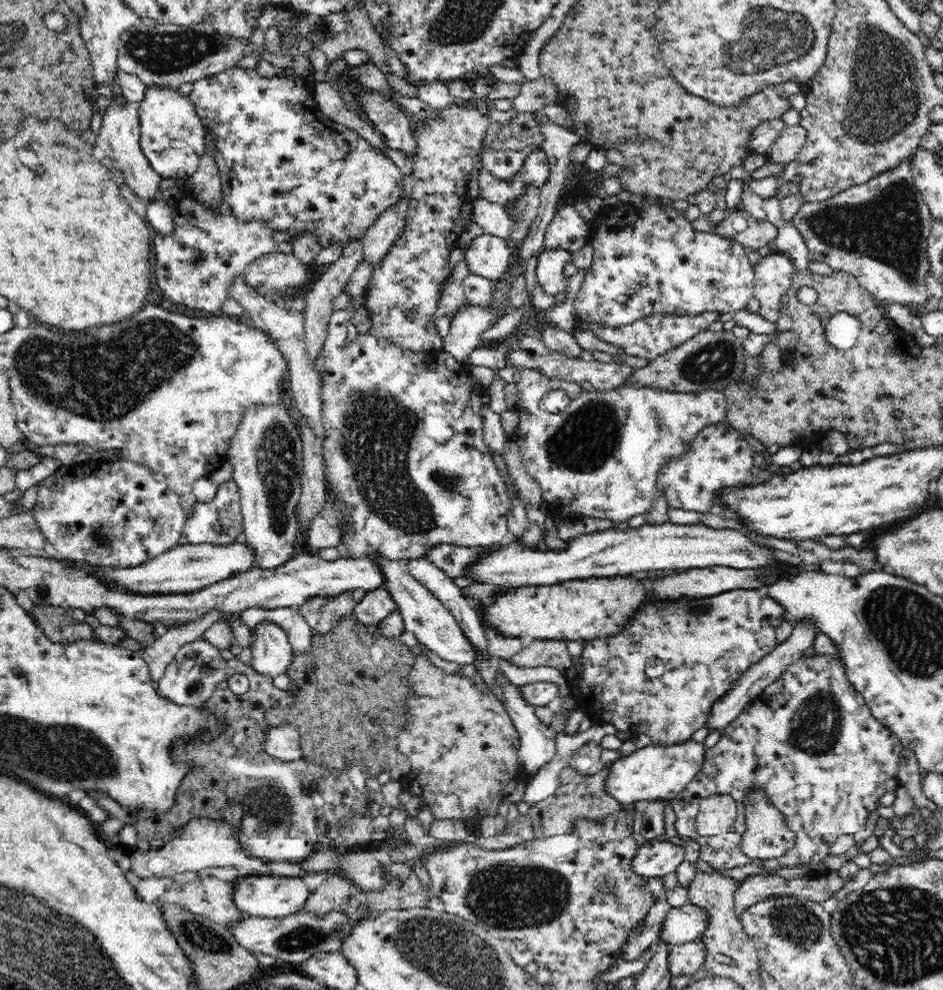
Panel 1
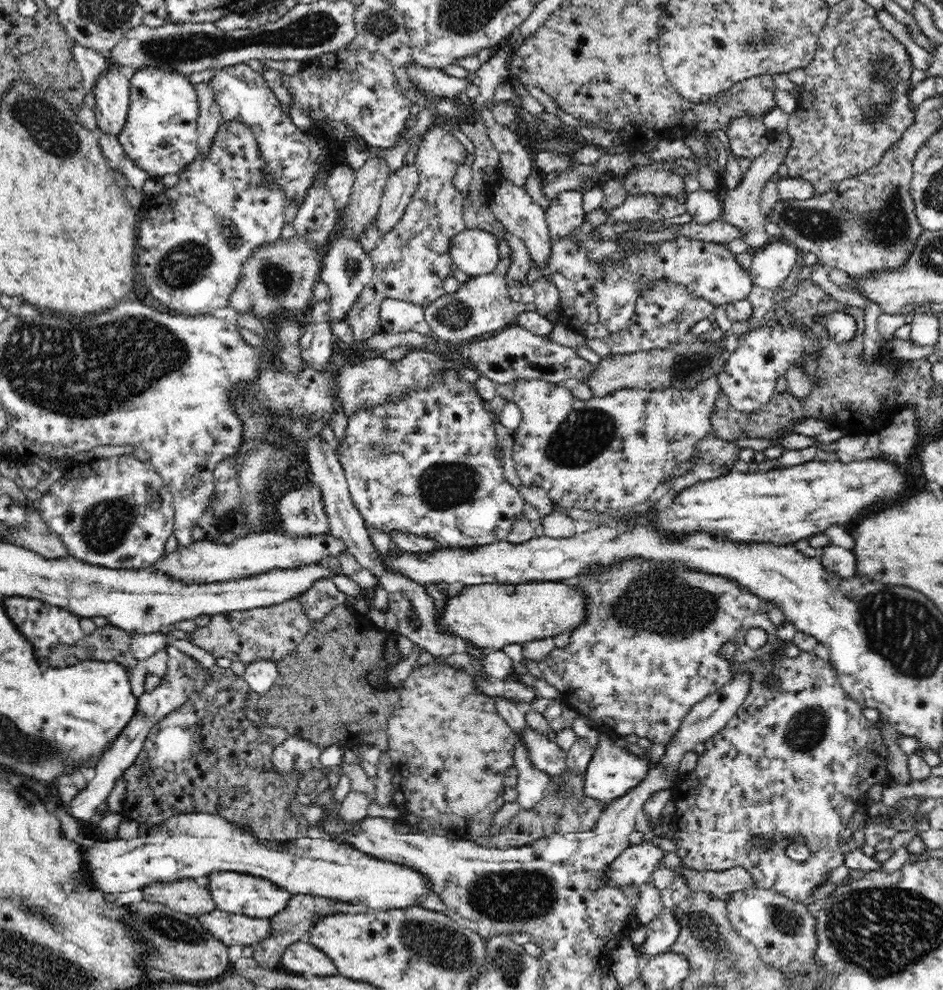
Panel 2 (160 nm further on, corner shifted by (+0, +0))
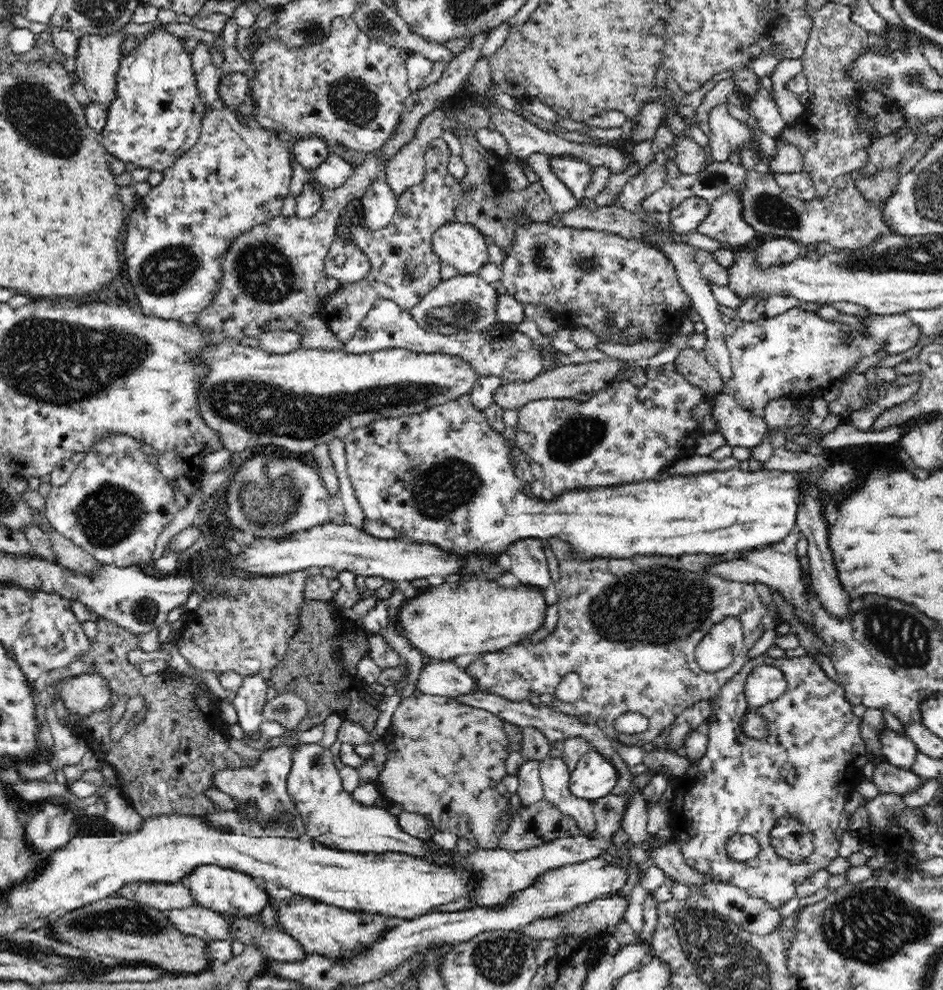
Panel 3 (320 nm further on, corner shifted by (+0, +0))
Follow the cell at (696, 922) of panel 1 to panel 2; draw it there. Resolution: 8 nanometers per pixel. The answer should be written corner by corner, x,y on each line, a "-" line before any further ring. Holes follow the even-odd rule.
664,908
660,914
658,914
651,922
645,924
647,937
643,946
637,947
637,952
644,952
643,956
649,954
649,956
655,957
662,952
666,952
671,949
671,946
678,940
681,933
680,920
676,917
677,909

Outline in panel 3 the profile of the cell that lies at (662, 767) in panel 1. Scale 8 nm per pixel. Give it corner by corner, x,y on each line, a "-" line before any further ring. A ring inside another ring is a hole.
591,748
582,755
576,770
572,772
570,790
587,801
599,801
615,792
622,782
622,768
612,755

